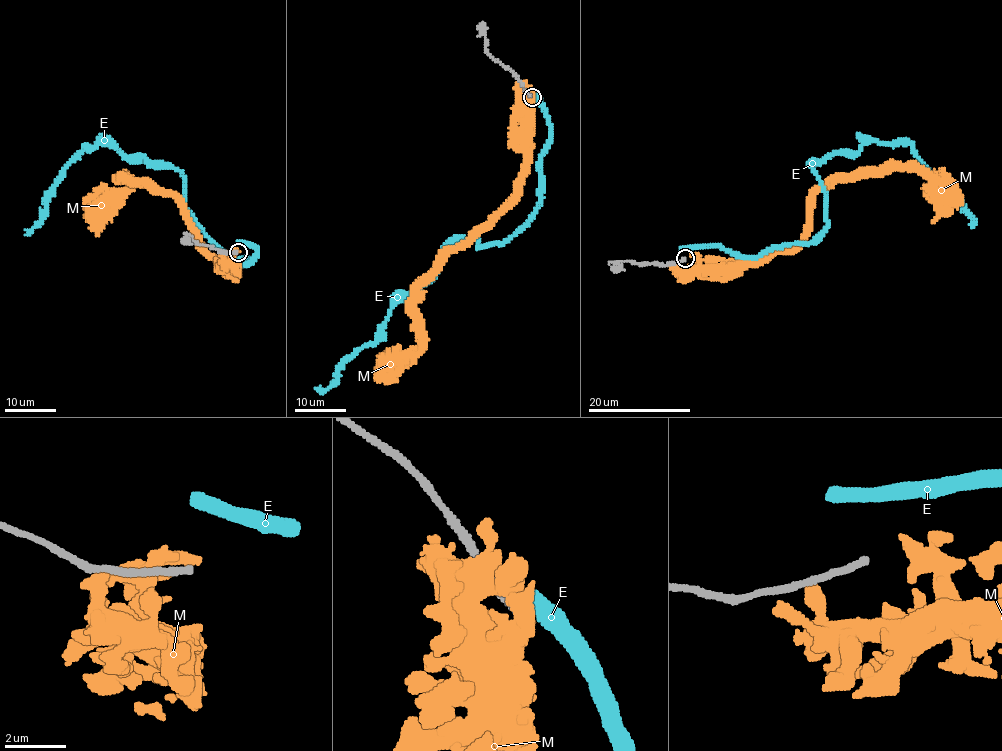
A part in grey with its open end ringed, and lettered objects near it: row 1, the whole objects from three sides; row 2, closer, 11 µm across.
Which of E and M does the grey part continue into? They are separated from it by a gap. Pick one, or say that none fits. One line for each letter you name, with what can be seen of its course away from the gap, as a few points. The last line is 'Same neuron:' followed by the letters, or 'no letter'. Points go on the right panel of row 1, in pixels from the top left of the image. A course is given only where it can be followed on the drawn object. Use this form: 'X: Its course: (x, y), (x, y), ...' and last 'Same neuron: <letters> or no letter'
Same neuron: no letter

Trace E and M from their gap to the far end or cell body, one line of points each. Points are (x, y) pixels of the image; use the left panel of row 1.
E: (240, 243), (254, 247), (248, 265), (198, 224), (186, 206), (181, 174), (101, 144), (73, 158), (25, 235)
M: (235, 251), (230, 267), (205, 249), (171, 195), (153, 183), (134, 186), (122, 182), (126, 179), (96, 235)

